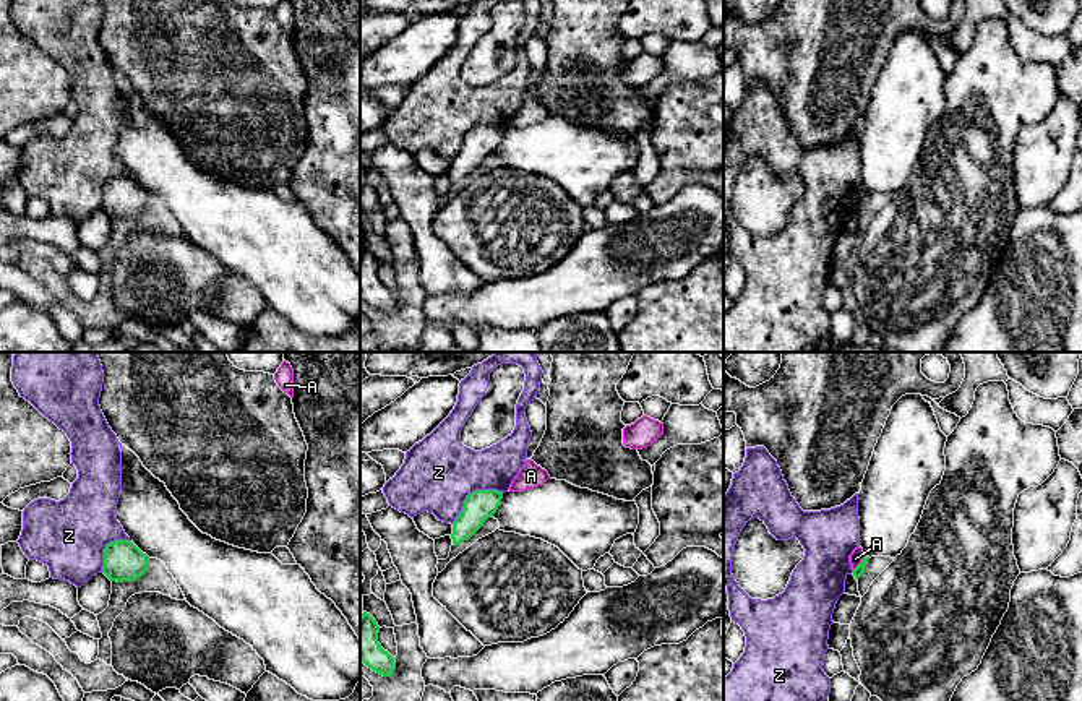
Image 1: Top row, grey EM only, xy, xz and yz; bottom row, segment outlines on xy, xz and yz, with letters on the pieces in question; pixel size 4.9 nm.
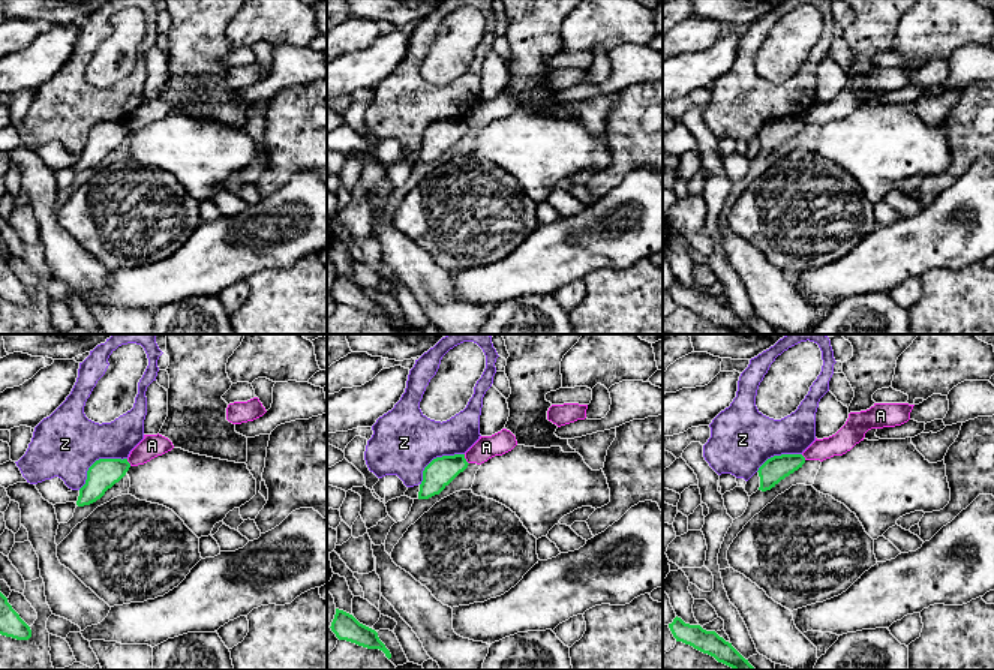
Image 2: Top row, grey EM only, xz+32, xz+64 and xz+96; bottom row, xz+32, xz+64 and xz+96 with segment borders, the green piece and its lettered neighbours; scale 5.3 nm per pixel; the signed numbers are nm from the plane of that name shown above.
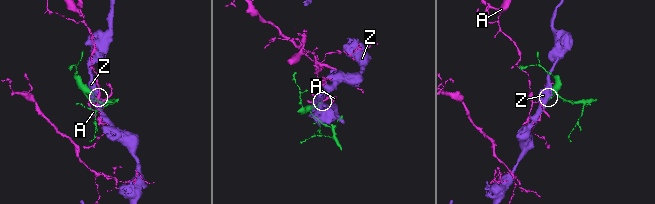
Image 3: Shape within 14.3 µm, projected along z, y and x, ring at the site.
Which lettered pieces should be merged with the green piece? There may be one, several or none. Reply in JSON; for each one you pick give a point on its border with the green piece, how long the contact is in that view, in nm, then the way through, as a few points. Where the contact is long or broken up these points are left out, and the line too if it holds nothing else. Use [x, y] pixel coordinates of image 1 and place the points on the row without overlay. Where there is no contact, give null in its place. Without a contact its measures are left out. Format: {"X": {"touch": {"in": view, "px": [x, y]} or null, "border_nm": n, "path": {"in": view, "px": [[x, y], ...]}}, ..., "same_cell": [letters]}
{"same_cell": []}

